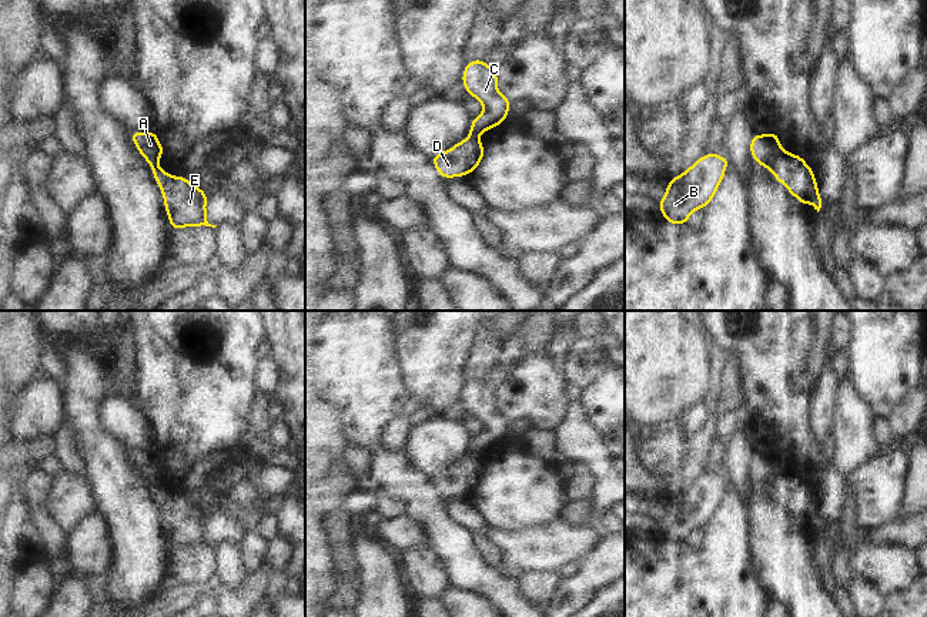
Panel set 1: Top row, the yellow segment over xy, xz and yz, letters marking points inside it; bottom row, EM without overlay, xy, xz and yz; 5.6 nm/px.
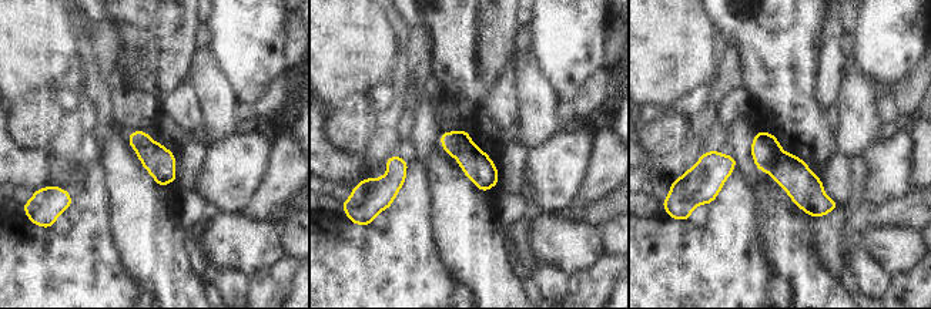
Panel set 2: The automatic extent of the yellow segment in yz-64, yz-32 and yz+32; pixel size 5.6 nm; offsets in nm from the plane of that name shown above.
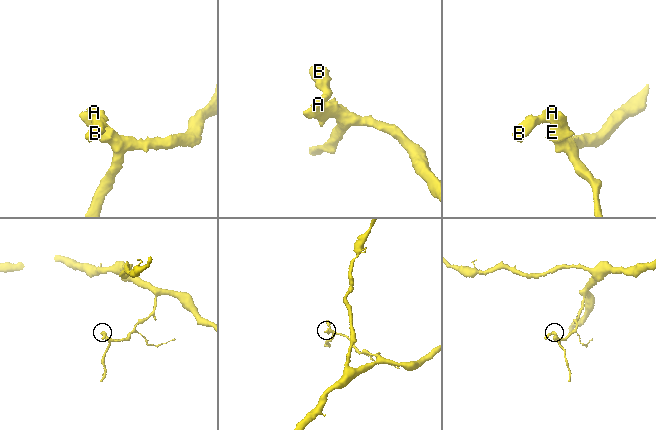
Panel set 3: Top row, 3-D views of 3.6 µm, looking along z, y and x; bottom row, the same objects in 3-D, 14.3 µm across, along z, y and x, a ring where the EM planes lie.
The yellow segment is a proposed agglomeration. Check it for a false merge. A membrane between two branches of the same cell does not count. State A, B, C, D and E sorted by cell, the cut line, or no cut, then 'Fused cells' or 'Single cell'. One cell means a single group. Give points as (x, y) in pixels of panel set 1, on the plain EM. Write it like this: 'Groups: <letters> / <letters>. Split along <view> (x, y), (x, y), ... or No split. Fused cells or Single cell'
Groups: A B C / D E. Split along yz (779, 466), (769, 488). Fused cells

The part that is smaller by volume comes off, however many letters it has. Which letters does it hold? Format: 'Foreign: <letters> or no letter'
Foreign: A, B, C

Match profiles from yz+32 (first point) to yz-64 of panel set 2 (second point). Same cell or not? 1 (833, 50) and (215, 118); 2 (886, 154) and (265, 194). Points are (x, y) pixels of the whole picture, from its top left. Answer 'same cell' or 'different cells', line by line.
1: different cells
2: different cells

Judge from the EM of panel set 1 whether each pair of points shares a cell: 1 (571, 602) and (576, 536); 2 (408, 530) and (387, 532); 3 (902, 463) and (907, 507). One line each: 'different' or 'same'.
1: different
2: same
3: different

